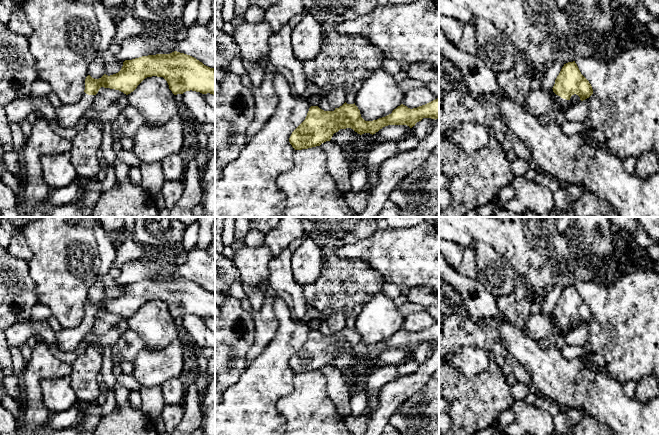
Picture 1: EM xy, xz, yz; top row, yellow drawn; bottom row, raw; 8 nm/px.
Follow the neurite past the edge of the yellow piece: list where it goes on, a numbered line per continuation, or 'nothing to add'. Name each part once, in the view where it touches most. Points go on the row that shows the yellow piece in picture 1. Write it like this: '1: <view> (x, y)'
1: yz (563, 103)

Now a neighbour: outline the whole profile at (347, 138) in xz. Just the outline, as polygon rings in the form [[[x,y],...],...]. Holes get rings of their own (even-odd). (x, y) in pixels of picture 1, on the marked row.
[[[351,128],[340,129],[333,134],[330,141],[340,145],[345,150],[350,150],[351,152],[357,152],[358,150],[365,148],[361,135]]]

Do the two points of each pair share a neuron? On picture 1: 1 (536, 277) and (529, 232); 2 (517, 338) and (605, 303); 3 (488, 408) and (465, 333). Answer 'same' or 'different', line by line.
1: same
2: different
3: same

